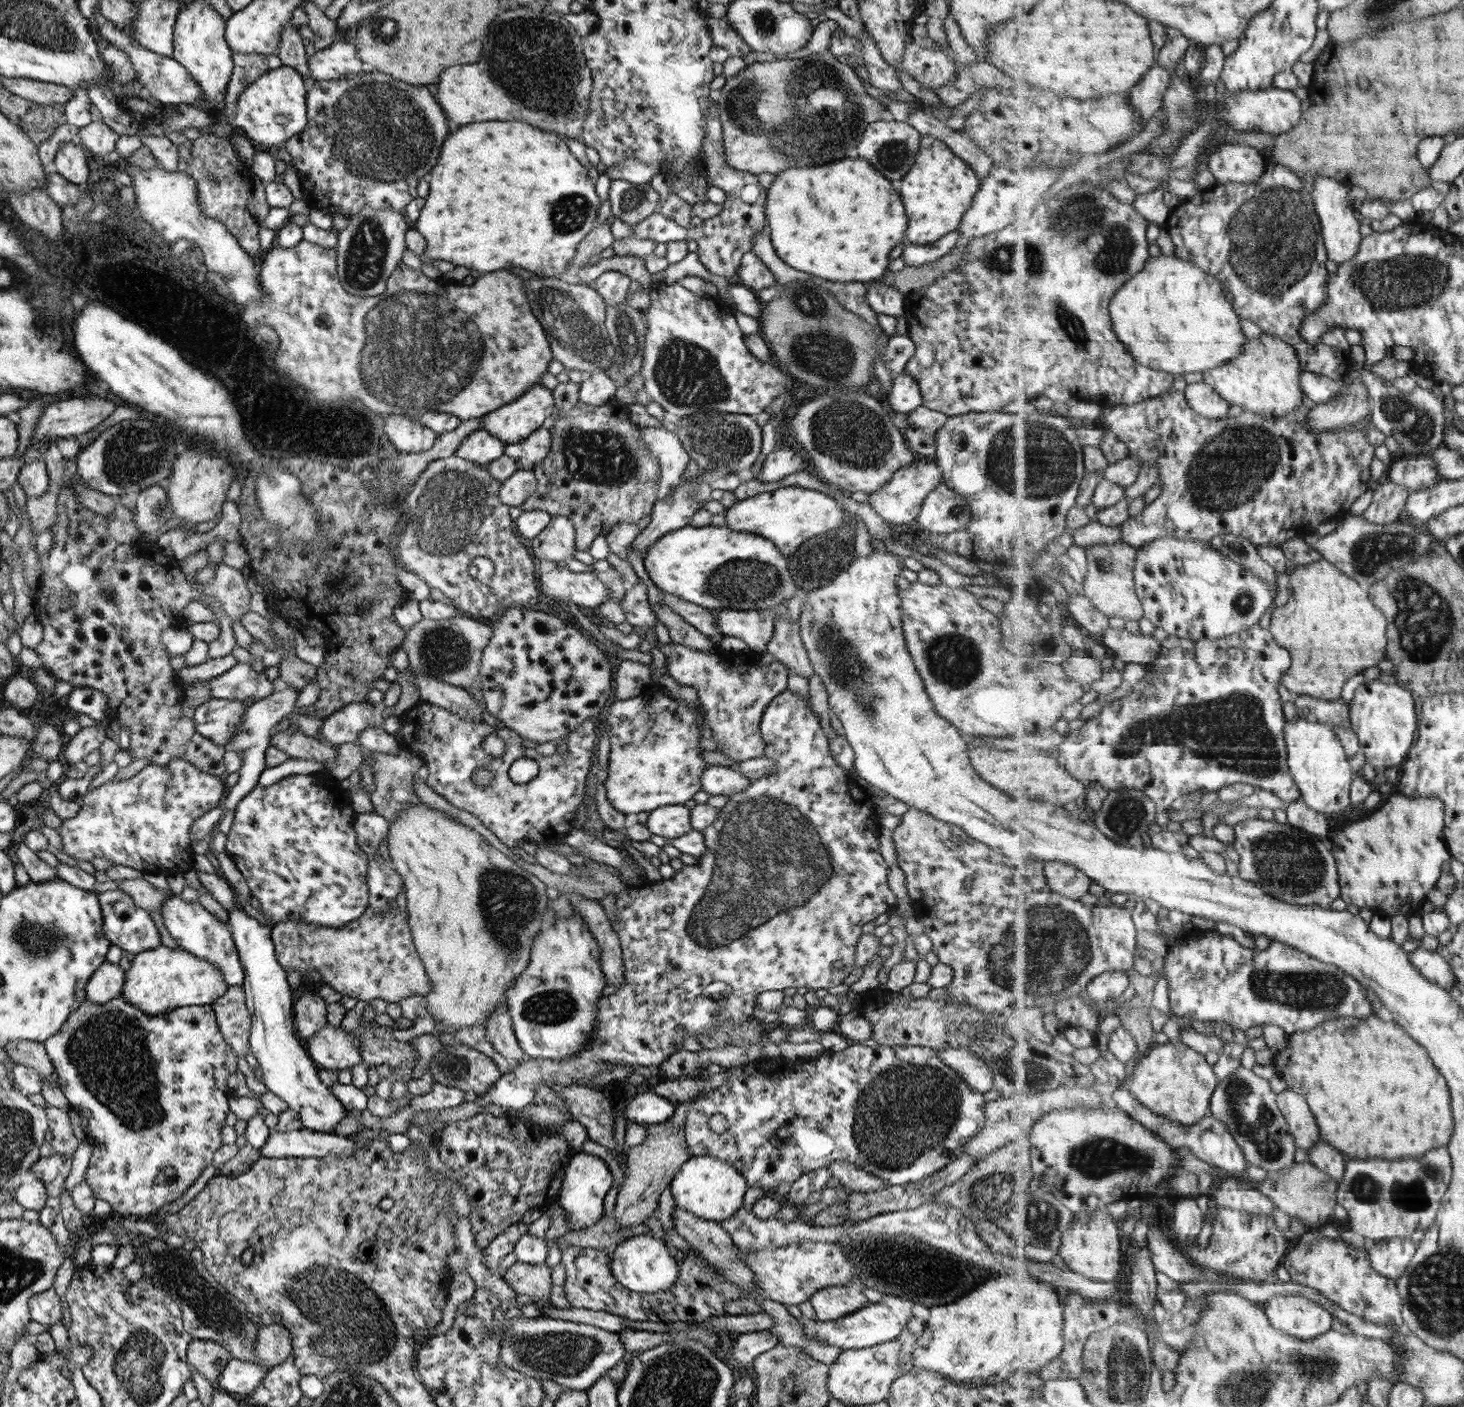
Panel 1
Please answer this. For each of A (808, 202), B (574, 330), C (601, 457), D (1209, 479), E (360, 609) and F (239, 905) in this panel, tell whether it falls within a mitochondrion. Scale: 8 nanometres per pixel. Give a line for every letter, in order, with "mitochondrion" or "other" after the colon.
A: other
B: mitochondrion
C: mitochondrion
D: mitochondrion
E: other
F: other

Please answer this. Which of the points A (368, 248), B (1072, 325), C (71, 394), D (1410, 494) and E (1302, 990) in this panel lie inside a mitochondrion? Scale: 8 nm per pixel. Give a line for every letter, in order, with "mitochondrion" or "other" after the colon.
A: mitochondrion
B: mitochondrion
C: other
D: other
E: mitochondrion

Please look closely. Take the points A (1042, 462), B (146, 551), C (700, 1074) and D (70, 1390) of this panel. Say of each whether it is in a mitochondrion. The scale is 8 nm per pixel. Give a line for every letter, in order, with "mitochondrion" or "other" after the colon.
A: mitochondrion
B: other
C: other
D: other

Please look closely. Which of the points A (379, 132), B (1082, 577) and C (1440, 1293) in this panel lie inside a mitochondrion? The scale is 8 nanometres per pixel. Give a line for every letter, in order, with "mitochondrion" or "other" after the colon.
A: mitochondrion
B: other
C: mitochondrion

